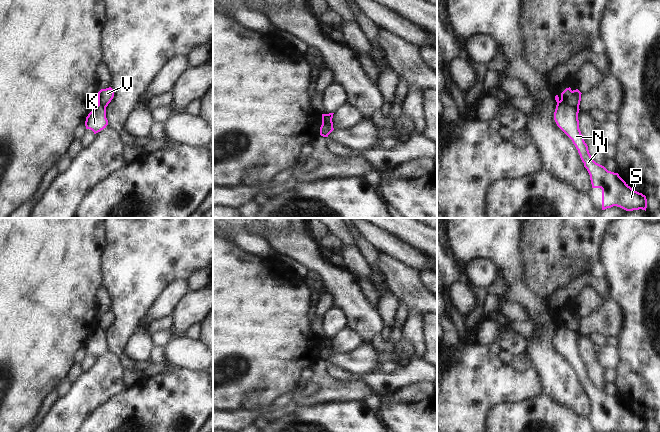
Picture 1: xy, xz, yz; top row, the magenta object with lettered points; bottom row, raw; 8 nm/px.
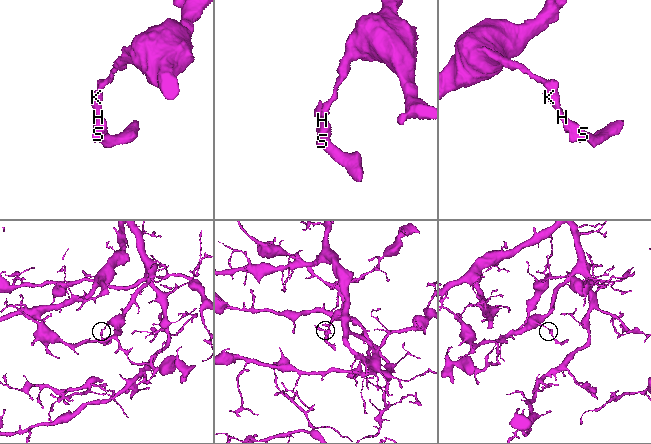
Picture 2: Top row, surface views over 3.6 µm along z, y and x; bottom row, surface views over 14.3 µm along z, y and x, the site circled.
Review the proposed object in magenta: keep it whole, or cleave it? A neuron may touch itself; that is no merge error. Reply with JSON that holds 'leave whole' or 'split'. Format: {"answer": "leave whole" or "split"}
{"answer": "split"}

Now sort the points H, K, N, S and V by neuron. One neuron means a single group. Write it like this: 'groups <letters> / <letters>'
groups H K N S / V

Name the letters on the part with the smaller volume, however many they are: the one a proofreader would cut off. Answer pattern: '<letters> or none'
H, K, N, S

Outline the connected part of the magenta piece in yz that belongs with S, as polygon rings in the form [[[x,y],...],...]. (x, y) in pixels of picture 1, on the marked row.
[[[556,105],[554,120],[557,126],[572,140],[584,167],[587,169],[592,188],[602,189],[602,210],[613,206],[626,211],[645,210],[646,196],[632,189],[618,173],[608,171],[591,157],[588,146],[579,129],[579,108],[568,105]]]

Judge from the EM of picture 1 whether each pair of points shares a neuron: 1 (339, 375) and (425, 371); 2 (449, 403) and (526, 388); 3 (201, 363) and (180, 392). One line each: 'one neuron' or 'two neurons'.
1: one neuron
2: one neuron
3: two neurons

